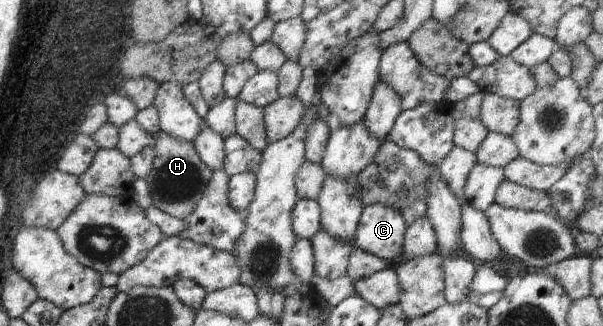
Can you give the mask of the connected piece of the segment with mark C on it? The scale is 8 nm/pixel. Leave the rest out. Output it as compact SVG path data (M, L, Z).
M375 203L362 208L353 245L395 265L402 260L406 228L399 209Z

